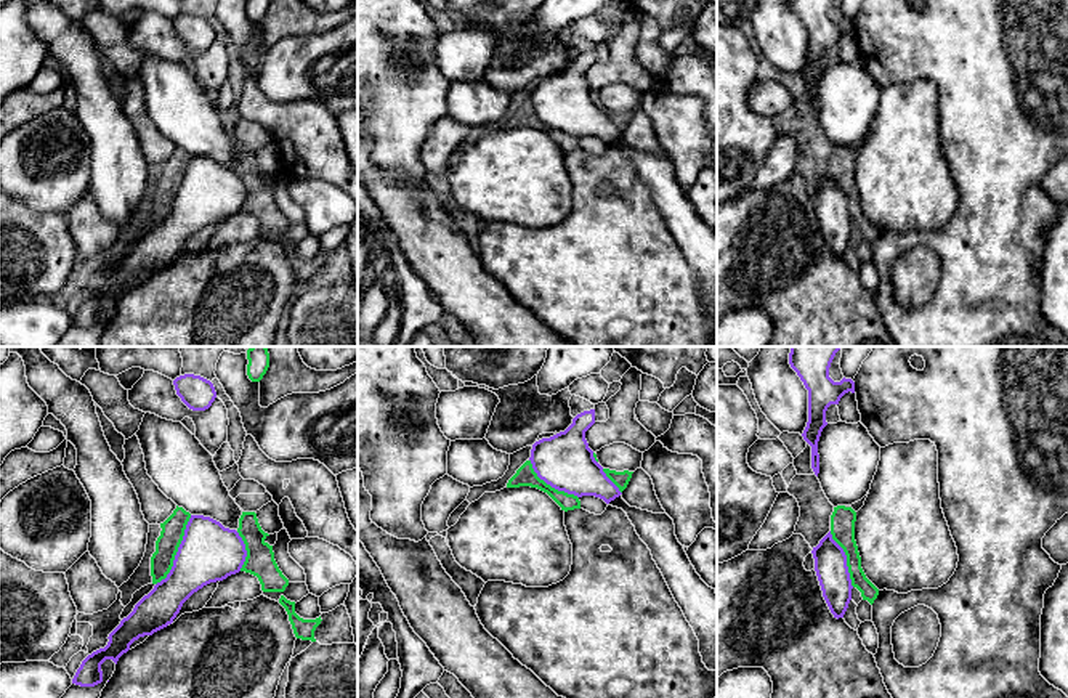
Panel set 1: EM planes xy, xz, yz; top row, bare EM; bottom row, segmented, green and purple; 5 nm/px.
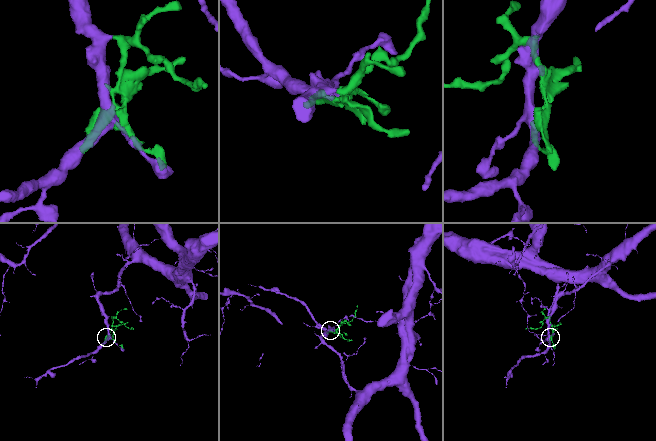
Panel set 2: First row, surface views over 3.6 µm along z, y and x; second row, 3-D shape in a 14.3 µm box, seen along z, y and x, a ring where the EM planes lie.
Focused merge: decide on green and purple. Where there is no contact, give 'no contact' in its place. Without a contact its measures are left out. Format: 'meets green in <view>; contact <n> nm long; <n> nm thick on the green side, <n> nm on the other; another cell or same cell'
meets green in xy; contact 400 nm long; 120 nm thick on the green side, 300 nm on the other; same cell

